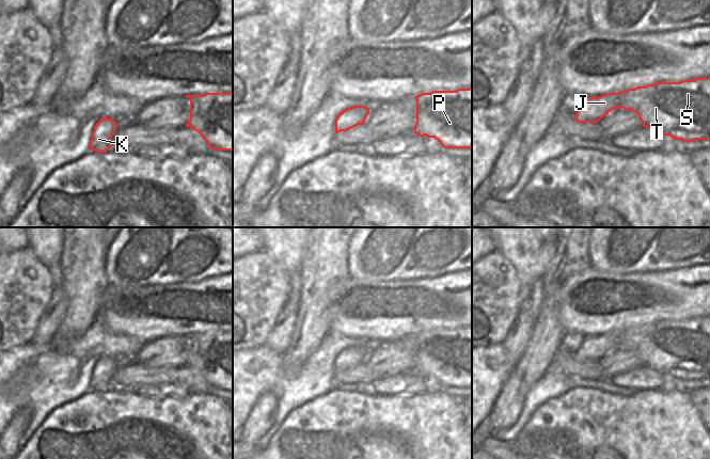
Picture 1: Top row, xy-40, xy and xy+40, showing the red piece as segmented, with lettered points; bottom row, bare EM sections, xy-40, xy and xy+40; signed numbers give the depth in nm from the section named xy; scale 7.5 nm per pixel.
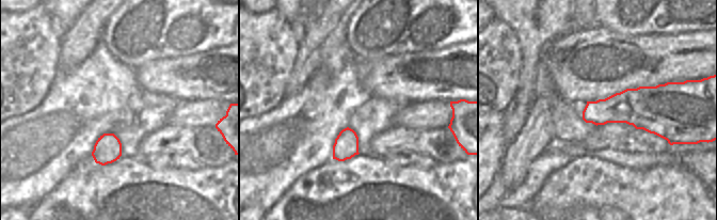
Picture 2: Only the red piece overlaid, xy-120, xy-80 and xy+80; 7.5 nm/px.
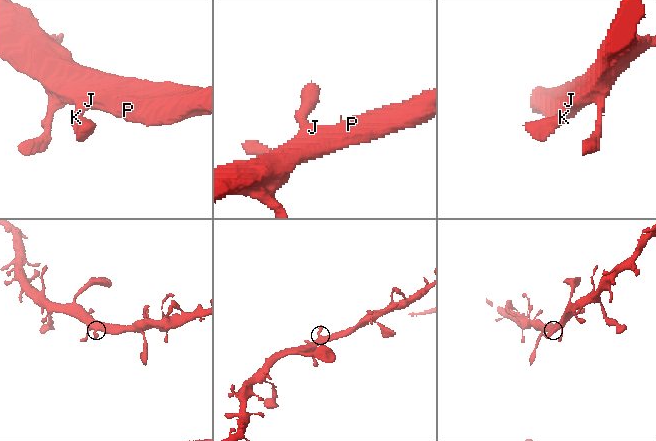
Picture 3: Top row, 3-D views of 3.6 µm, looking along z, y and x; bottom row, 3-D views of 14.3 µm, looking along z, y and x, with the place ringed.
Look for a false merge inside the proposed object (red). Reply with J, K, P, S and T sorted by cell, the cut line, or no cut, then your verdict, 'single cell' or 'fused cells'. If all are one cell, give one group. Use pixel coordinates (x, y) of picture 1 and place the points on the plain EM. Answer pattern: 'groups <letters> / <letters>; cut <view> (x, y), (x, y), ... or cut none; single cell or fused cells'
groups J K P S T; cut none; single cell

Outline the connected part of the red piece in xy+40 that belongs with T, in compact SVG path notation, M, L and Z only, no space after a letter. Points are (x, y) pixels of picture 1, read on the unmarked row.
M710 316L680 321L657 321L599 336L585 336L574 357L578 362L598 362L616 347L635 351L643 366L662 376L669 375L684 381L710 379Z

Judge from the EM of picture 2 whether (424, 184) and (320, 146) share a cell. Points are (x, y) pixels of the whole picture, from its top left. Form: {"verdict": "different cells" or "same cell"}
{"verdict": "different cells"}

